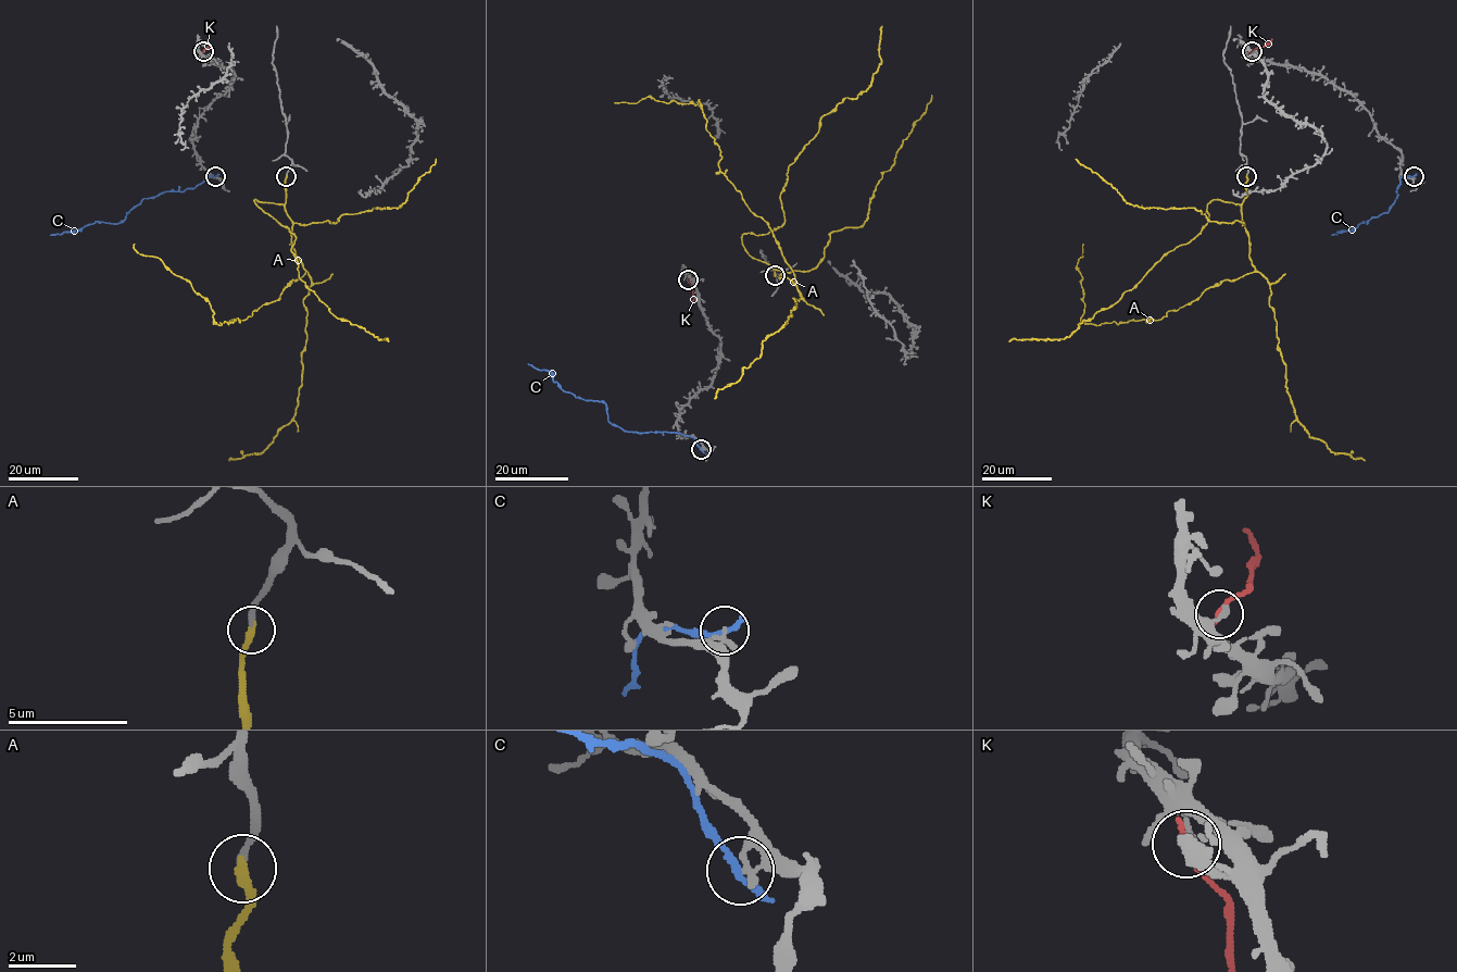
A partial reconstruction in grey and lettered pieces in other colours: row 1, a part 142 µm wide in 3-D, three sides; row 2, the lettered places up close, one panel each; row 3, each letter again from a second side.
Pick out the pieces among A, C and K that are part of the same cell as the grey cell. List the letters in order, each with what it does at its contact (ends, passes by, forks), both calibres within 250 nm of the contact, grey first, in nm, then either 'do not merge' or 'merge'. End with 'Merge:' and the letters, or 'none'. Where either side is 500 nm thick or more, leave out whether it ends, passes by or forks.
A: it ends there; 180 nm thick on the grey side, 320 nm on the other; merge
C: it passes by; 220 nm thick on the grey side, 190 nm on the other; do not merge
K: it ends there; 240 nm thick on the grey side, 240 nm on the other; do not merge
Merge: A

